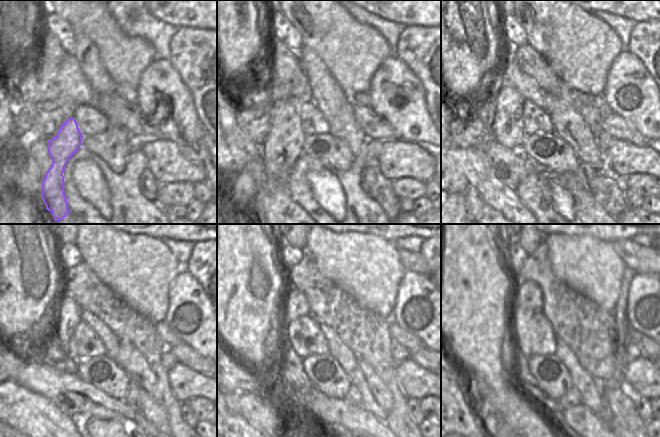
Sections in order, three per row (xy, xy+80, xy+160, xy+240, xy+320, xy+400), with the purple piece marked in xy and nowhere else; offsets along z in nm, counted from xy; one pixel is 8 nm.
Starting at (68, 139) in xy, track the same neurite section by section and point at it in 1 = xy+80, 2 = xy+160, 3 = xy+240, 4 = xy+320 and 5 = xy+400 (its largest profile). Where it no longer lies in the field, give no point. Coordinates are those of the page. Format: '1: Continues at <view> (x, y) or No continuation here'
1: Continues at xy+80 (282, 146)
2: Continues at xy+160 (507, 128)
3: Continues at xy+240 (68, 311)
4: Continues at xy+320 (295, 305)
5: Continues at xy+400 (528, 294).

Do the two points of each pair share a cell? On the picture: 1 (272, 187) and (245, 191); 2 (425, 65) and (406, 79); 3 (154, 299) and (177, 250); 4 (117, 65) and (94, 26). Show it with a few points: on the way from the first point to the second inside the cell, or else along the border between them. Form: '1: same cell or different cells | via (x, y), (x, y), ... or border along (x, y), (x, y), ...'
1: different cells | border along (266, 179), (266, 184), (246, 206)
2: different cells | border along (397, 57), (421, 82), (423, 91), (426, 94)
3: different cells | border along (161, 239), (177, 260), (180, 270)
4: same cell | via (117, 55), (116, 48), (104, 36)

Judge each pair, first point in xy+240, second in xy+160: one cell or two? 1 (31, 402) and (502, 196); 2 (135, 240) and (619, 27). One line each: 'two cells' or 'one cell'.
1: one cell
2: two cells

